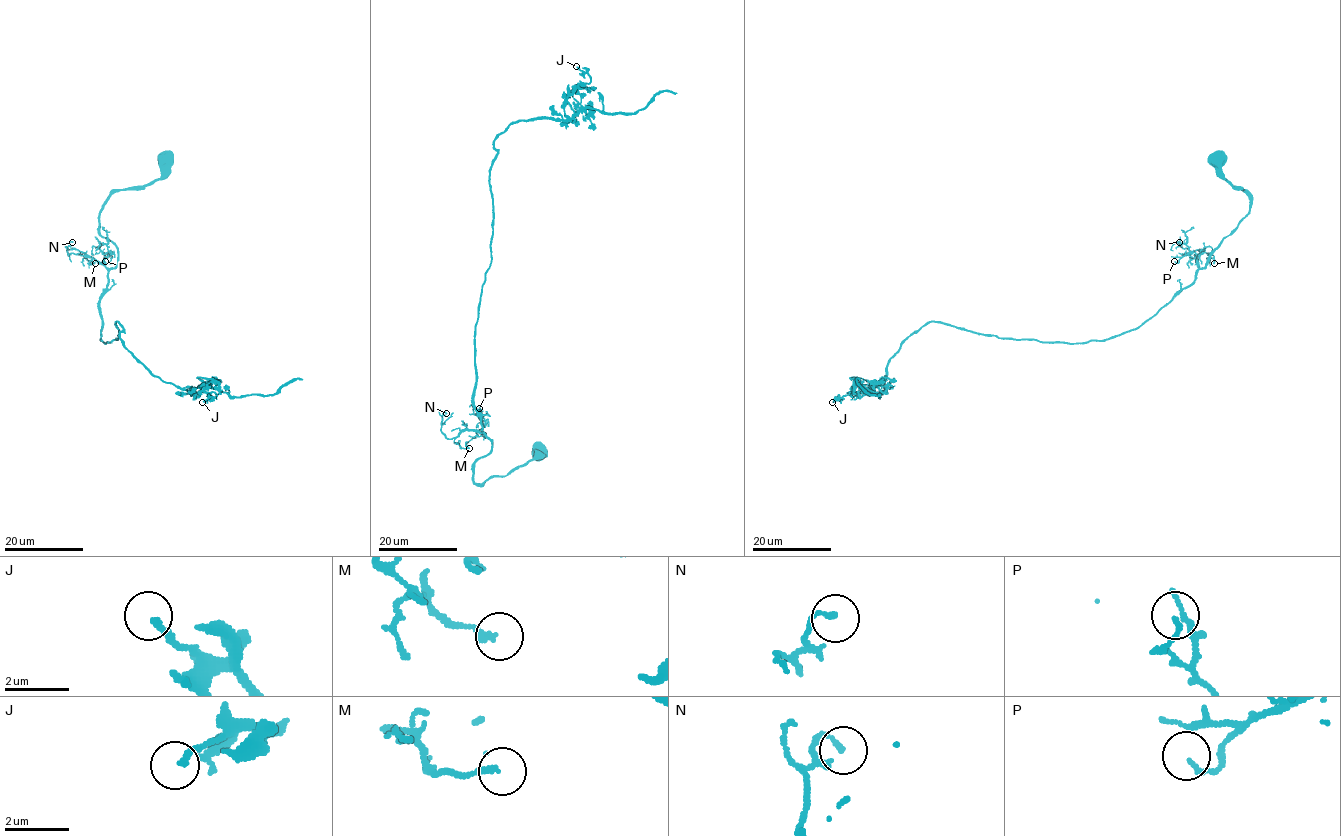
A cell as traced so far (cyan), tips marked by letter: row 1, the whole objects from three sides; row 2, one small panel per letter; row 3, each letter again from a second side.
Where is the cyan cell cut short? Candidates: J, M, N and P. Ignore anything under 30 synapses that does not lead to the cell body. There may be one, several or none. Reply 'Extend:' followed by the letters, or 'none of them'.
Extend: none of them

